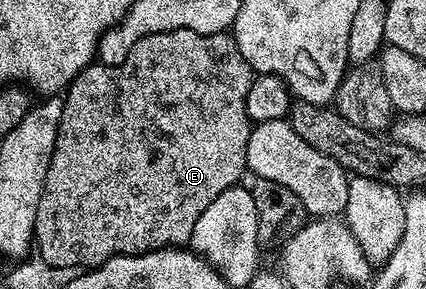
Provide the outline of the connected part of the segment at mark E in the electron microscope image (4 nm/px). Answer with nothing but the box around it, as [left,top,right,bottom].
[38,29,254,265]

